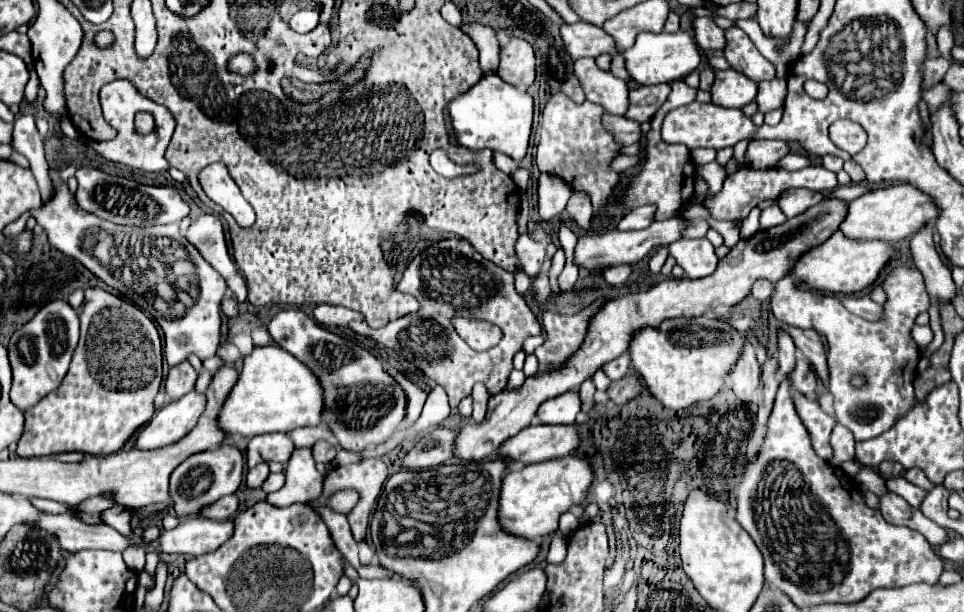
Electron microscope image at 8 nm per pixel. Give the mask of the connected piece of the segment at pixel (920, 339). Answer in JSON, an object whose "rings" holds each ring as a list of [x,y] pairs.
{"rings":[[[915,324],[913,326],[913,339],[915,339],[915,343],[917,343],[919,347],[925,347],[927,343],[931,343],[933,340],[933,333],[929,325],[920,326]]]}

